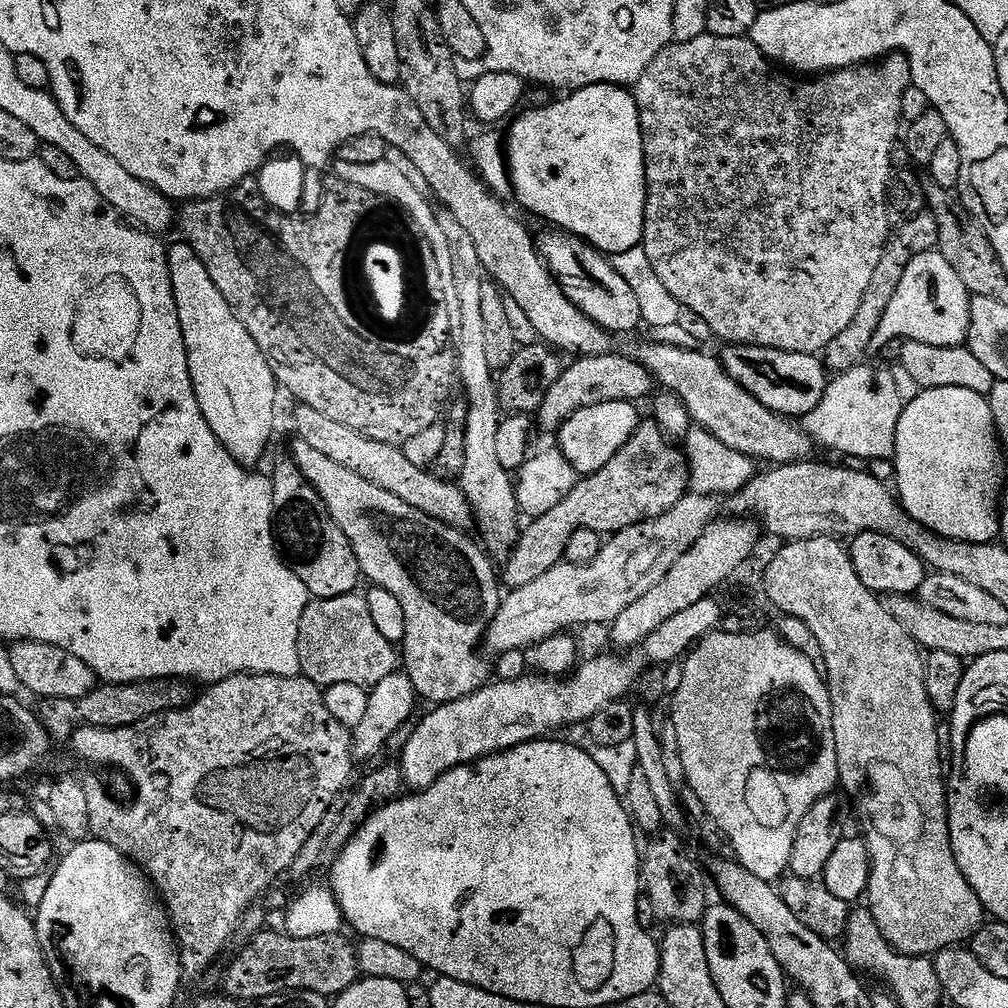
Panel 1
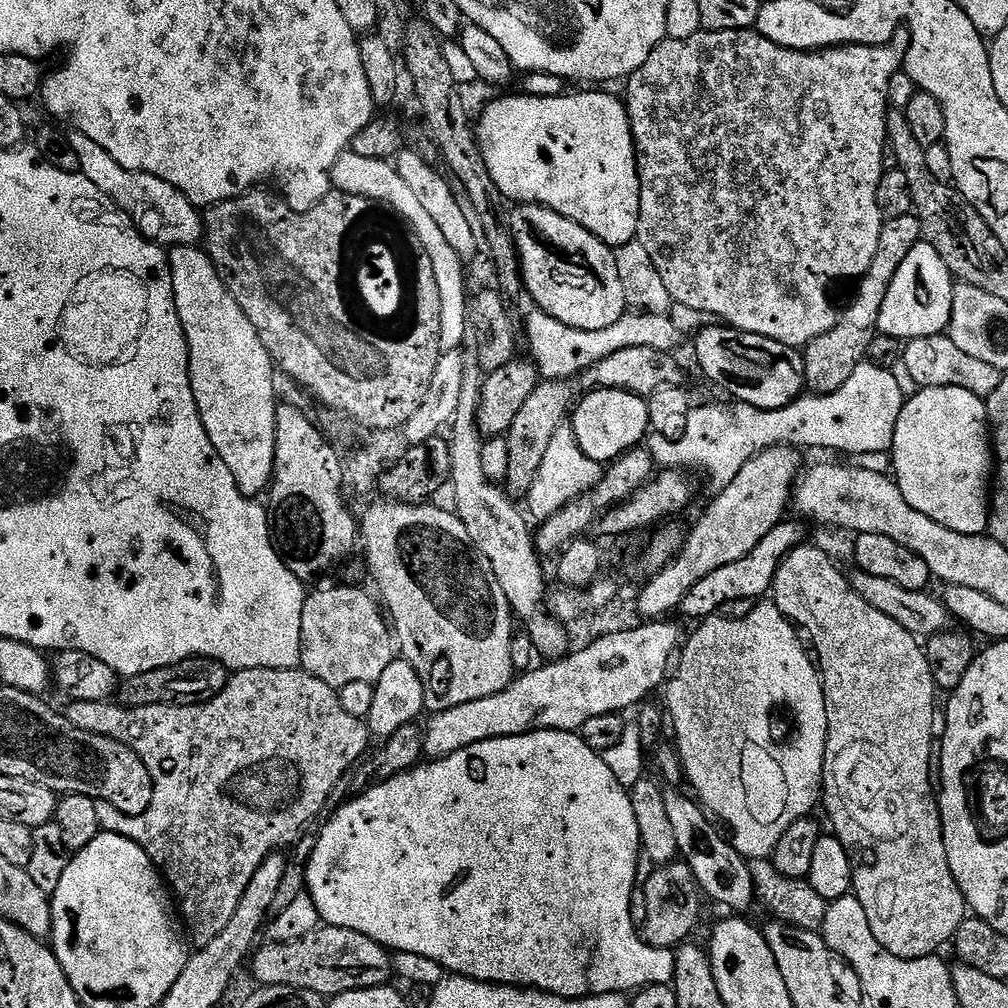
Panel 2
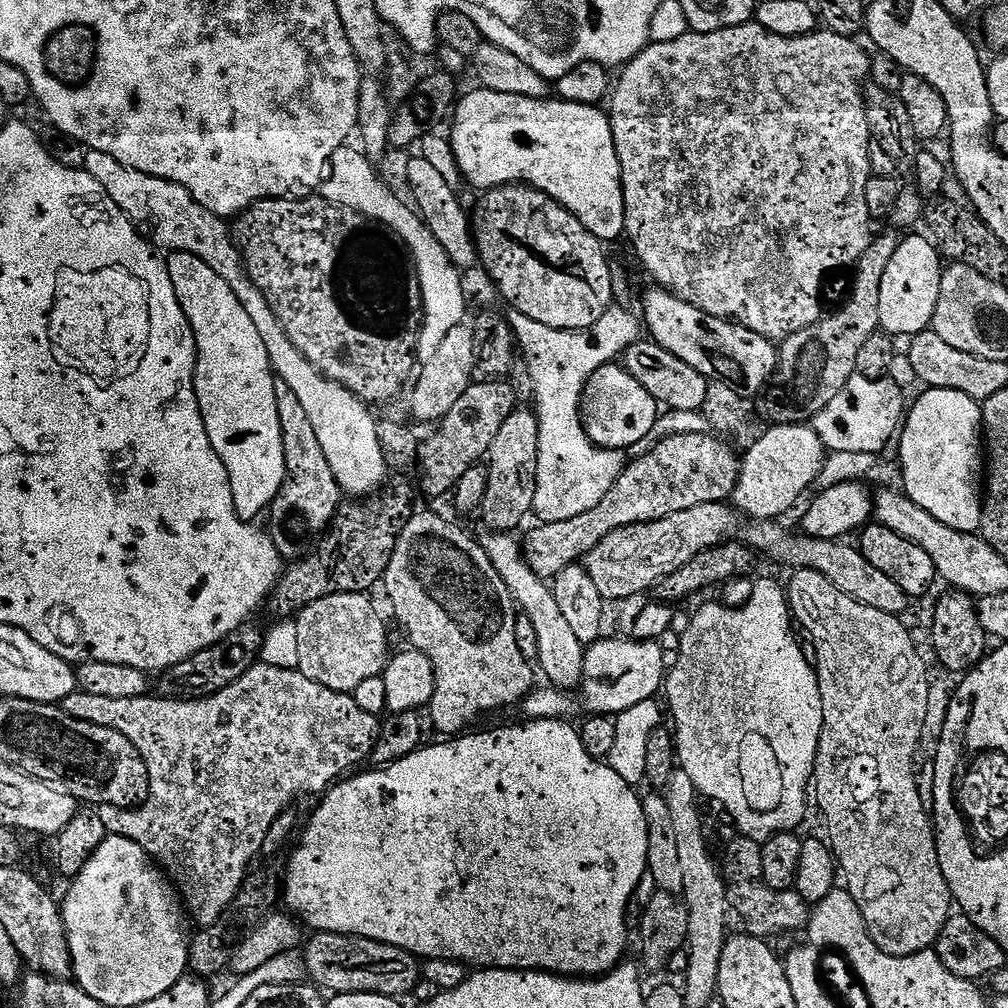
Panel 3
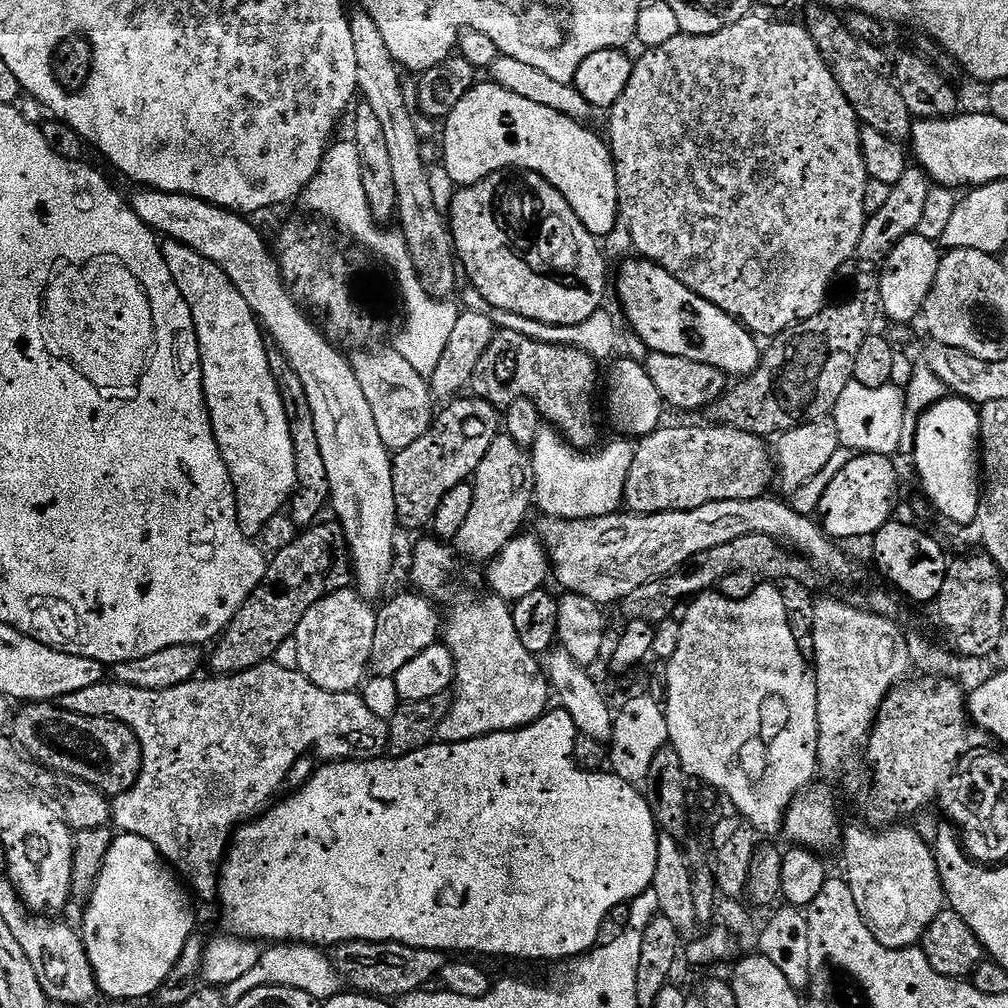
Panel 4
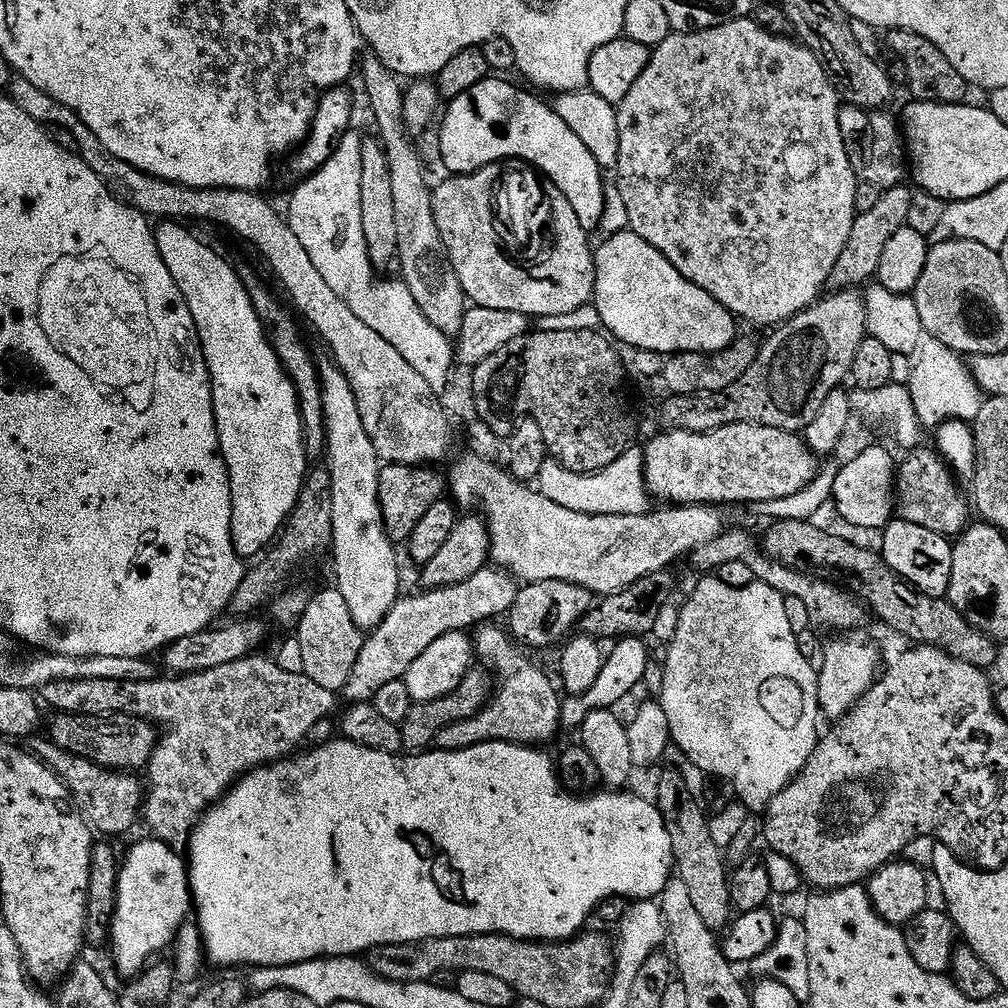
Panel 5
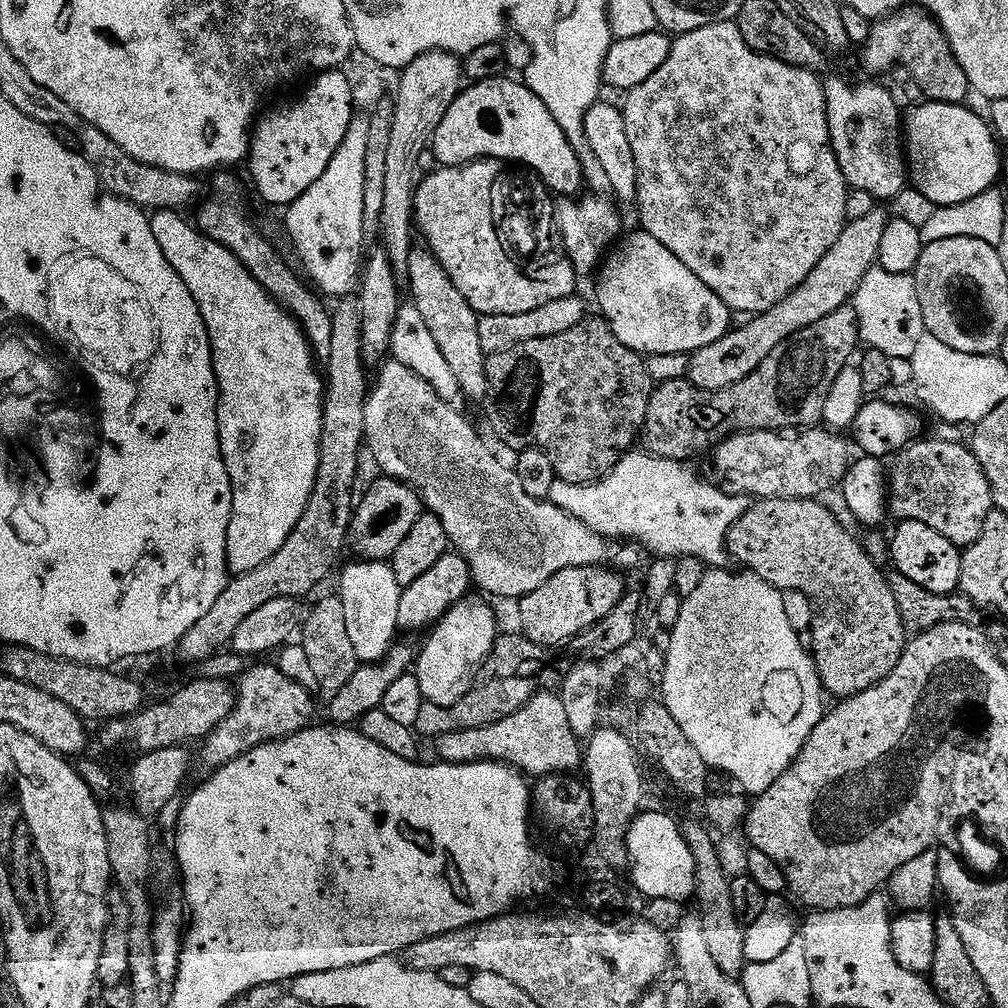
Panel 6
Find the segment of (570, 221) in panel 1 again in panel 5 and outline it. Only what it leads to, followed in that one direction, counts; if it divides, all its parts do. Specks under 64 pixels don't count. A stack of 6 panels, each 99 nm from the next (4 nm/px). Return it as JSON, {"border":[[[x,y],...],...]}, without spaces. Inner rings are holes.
{"border":[[[489,78],[478,82],[466,94],[454,98],[447,105],[443,113],[440,124],[440,160],[444,163],[445,173],[465,176],[467,172],[477,172],[479,168],[484,168],[488,164],[498,164],[501,162],[523,162],[531,166],[537,172],[546,177],[547,183],[555,188],[557,192],[564,195],[564,200],[570,202],[574,210],[579,227],[585,233],[592,234],[599,229],[602,222],[602,206],[604,205],[605,177],[602,178],[602,169],[586,150],[586,145],[582,143],[582,138],[558,118],[555,107],[543,104],[536,96],[531,96],[528,92],[523,92],[520,88],[515,88],[512,84],[507,84],[504,78]]]}

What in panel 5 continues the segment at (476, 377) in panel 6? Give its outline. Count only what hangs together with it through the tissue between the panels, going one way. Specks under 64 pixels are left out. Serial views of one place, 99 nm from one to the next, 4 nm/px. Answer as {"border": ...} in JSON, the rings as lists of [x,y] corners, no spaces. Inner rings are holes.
{"border":[[[374,54],[363,57],[358,68],[358,76],[364,79],[364,92],[368,95],[368,104],[376,115],[378,139],[384,145],[386,158],[390,162],[390,182],[394,194],[394,214],[398,230],[398,265],[399,275],[405,286],[414,294],[414,302],[450,338],[460,335],[466,297],[462,290],[462,282],[458,282],[458,274],[450,262],[450,254],[446,250],[446,242],[442,242],[442,234],[438,230],[438,222],[432,205],[433,185],[428,185],[424,177],[424,164],[420,161],[420,152],[412,145],[410,135],[404,121],[405,89],[396,73],[389,70]]]}

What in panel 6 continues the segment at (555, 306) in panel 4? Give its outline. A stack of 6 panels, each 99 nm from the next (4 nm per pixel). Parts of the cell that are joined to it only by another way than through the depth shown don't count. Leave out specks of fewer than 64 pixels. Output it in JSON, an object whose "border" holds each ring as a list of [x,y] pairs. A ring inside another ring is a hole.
{"border":[[[485,158],[435,170],[417,183],[412,203],[414,224],[419,235],[424,235],[428,251],[436,255],[446,274],[450,274],[450,282],[458,286],[462,298],[470,302],[477,314],[526,314],[577,291],[578,284],[540,284],[540,280],[532,284],[532,280],[524,280],[504,260],[504,252],[496,244],[496,232],[492,232],[492,212],[488,212],[488,192],[492,192],[492,180],[496,180],[496,160]]]}

